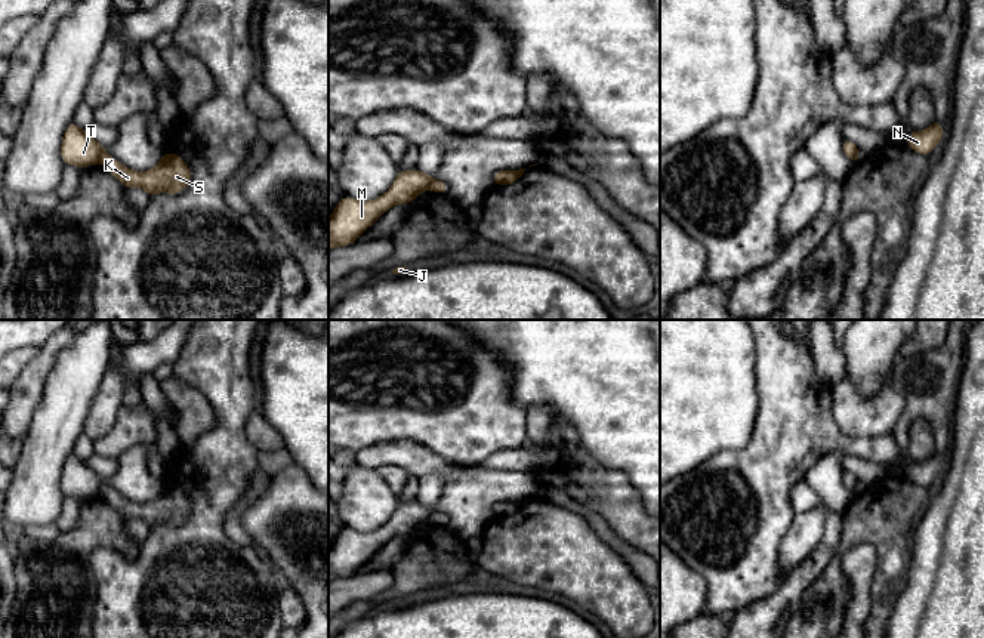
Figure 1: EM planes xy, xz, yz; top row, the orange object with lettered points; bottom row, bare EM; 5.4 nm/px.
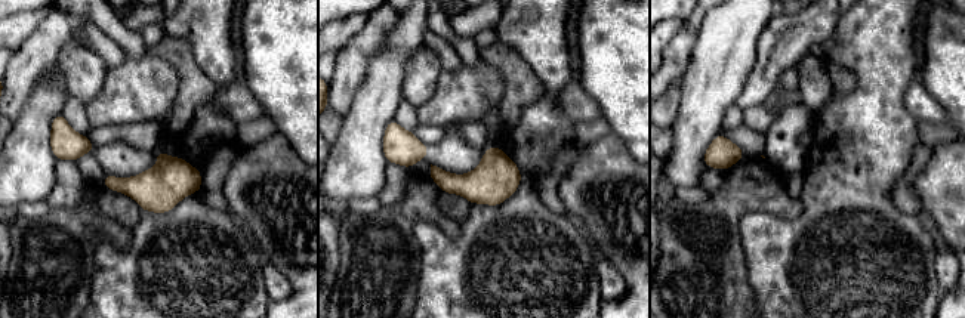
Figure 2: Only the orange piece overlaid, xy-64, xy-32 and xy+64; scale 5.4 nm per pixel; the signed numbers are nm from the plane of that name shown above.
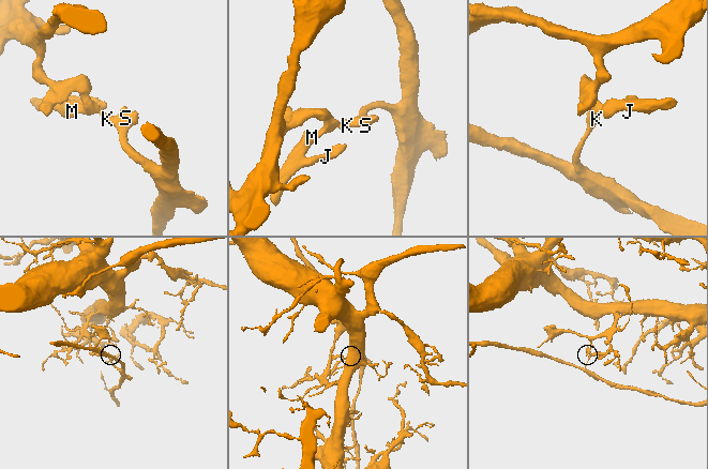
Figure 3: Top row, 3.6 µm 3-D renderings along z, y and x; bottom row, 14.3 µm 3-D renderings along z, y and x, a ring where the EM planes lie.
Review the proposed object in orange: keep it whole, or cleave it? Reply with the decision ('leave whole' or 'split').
split

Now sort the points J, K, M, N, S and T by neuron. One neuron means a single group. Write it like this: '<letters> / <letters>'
J M N T / K S

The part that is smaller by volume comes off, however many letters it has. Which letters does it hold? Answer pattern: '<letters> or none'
K, S

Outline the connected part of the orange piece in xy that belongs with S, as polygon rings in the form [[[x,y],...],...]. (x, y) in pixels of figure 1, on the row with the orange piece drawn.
[[[164,152],[160,163],[146,172],[136,172],[114,157],[105,154],[99,160],[107,170],[115,176],[126,189],[142,188],[149,197],[160,191],[166,194],[181,194],[191,182],[191,169],[185,164],[179,154]]]

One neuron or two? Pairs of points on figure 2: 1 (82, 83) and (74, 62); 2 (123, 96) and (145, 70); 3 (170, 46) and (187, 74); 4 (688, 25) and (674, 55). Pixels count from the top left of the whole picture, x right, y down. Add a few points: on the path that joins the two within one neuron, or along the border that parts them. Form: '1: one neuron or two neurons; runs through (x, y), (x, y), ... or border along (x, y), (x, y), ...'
1: one neuron; runs through (82, 79), (79, 67)
2: one neuron; runs through (129, 90), (144, 76)
3: one neuron; runs through (178, 53), (187, 67)
4: one neuron; runs through (687, 33), (680, 48)

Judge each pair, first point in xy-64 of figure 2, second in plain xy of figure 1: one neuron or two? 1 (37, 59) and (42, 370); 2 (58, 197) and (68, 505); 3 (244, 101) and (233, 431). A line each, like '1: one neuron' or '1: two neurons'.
1: one neuron
2: one neuron
3: two neurons

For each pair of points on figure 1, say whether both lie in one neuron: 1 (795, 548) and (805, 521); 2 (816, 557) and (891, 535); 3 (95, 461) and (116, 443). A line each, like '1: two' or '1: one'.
1: one
2: two
3: two

